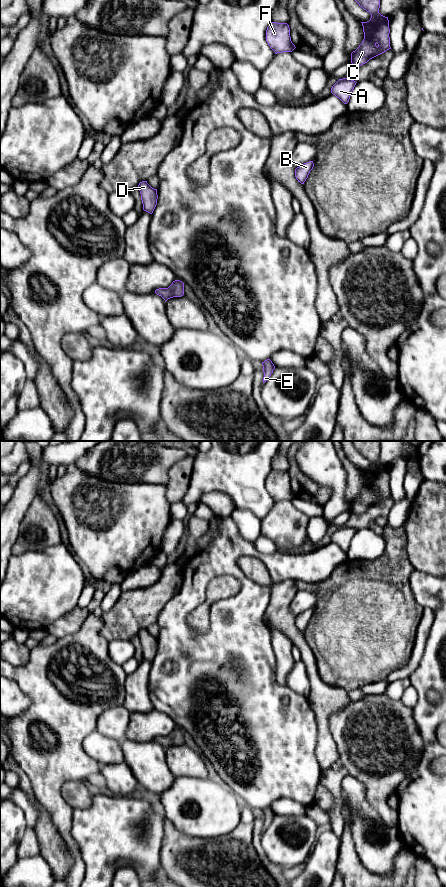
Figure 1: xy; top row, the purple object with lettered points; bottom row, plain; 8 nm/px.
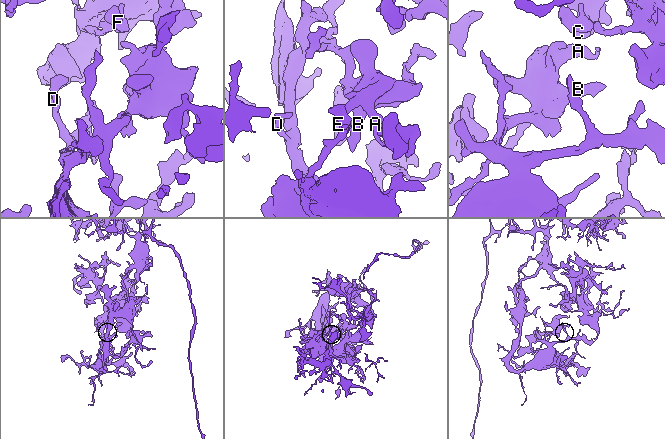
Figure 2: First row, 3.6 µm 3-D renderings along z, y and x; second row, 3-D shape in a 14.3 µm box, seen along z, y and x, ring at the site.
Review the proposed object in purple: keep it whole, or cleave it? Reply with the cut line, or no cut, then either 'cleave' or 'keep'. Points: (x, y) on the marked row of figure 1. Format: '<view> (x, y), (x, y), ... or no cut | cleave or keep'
no cut | keep

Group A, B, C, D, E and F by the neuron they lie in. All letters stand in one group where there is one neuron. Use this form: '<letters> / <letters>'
A B C D E F

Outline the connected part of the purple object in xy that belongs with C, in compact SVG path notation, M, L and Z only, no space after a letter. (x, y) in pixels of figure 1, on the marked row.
M355 0L360 7L371 14L367 22L361 22L364 39L359 47L351 53L353 66L361 66L370 59L391 49L388 17L379 13L380 0Z

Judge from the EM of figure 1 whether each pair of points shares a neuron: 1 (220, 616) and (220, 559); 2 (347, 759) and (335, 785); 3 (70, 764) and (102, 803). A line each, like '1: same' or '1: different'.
1: same
2: different
3: different

